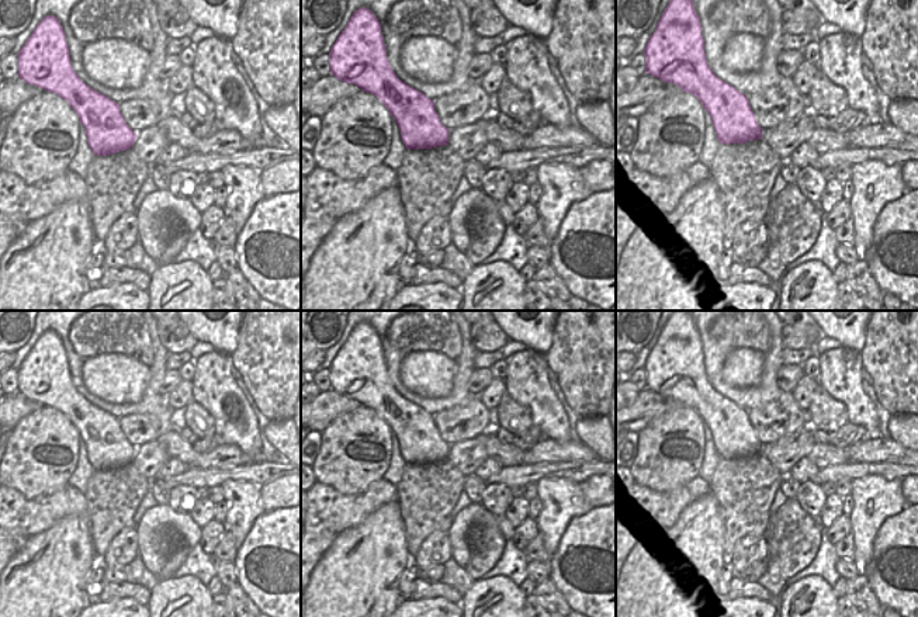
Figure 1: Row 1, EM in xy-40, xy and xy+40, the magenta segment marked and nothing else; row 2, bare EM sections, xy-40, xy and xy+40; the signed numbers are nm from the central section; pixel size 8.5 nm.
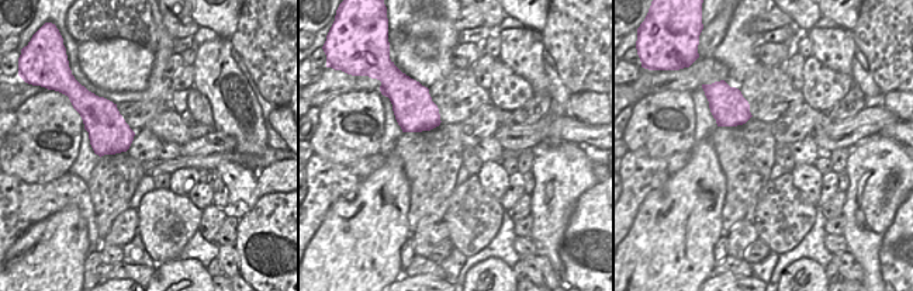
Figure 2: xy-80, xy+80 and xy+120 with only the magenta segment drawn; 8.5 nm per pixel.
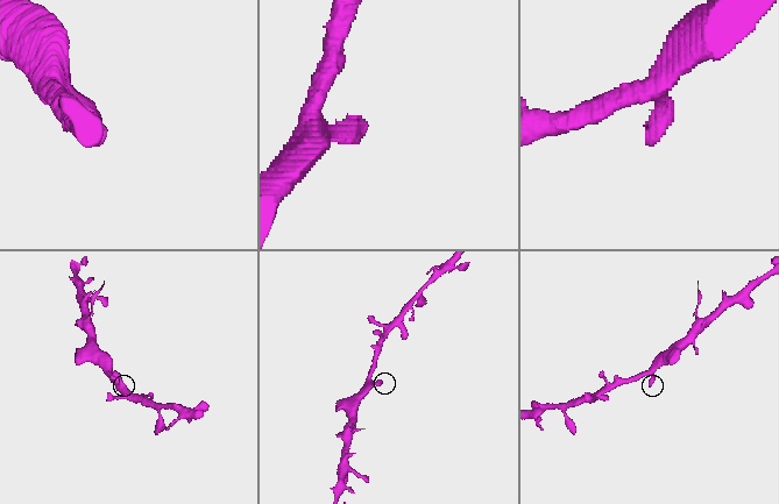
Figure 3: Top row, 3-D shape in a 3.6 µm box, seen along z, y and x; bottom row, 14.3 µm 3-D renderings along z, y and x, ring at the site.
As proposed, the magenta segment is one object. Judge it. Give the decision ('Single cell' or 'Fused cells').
Single cell

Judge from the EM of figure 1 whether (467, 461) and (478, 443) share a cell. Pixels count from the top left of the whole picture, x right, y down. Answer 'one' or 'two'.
one

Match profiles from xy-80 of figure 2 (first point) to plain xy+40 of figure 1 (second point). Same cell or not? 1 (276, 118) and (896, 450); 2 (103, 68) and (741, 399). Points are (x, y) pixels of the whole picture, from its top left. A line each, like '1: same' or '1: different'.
1: different
2: different

